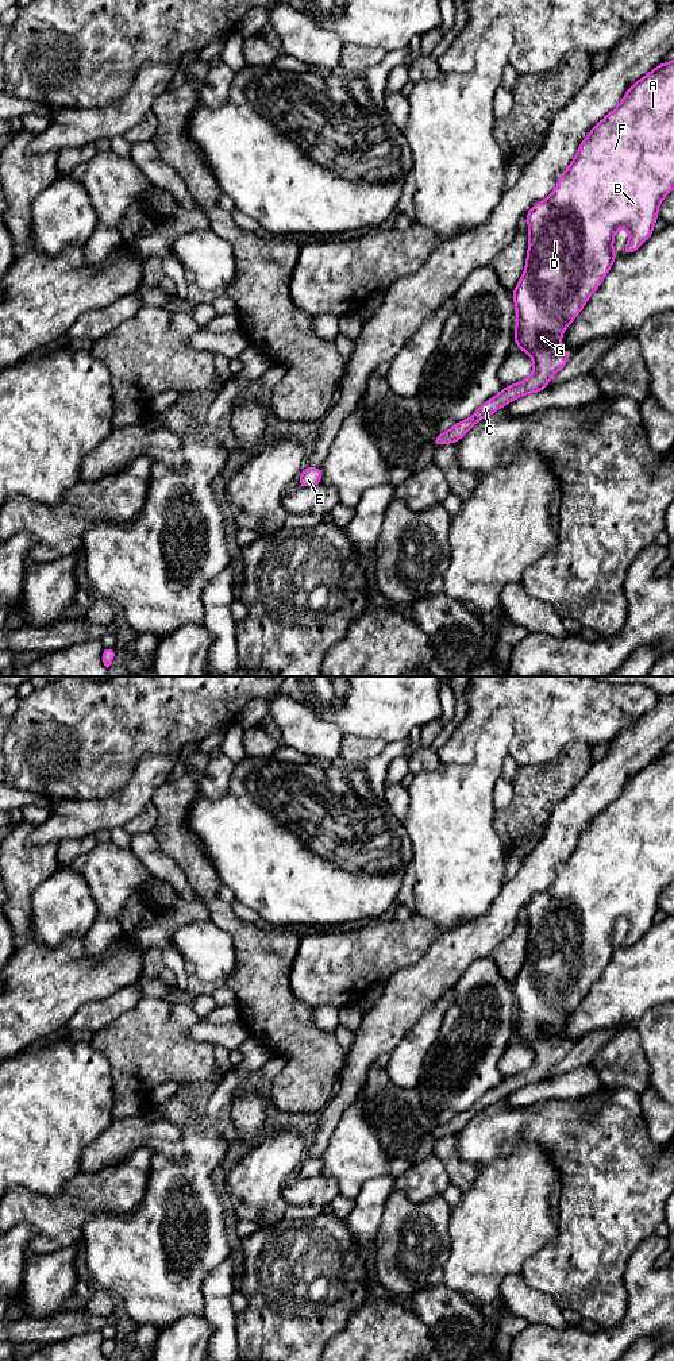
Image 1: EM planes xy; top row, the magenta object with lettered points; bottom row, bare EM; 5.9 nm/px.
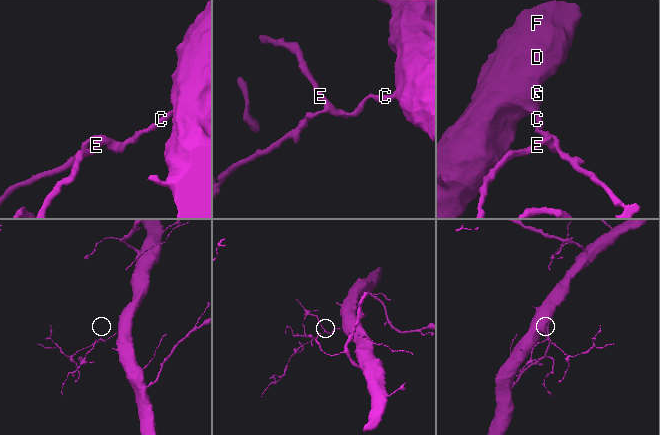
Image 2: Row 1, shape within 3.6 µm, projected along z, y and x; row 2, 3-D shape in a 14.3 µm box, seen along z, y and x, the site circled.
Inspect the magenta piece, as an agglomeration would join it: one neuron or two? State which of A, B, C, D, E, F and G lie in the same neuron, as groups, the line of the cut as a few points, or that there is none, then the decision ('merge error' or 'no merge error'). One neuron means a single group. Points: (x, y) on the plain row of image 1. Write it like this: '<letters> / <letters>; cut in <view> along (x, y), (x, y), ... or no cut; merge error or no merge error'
A B C D E F G; no cut; no merge error

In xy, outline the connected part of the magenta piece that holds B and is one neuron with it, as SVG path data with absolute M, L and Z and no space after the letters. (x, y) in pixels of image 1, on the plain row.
M674 752L671 753L662 753L650 764L643 767L639 772L636 772L624 786L620 795L608 805L600 814L597 814L589 824L589 826L581 833L574 851L571 852L570 857L558 868L558 876L551 886L536 895L527 903L525 910L528 914L529 921L529 932L528 932L528 945L525 949L525 961L512 984L513 994L516 996L516 1019L515 1019L515 1037L520 1040L520 1042L527 1044L534 1050L534 1063L525 1071L517 1075L504 1077L501 1083L489 1090L484 1094L469 1110L455 1114L447 1123L435 1126L432 1134L435 1138L457 1134L461 1131L475 1114L481 1113L482 1110L493 1106L504 1096L508 1096L513 1091L529 1086L538 1084L547 1080L547 1075L550 1071L562 1061L567 1052L569 1044L561 1040L562 1025L565 1021L571 1015L571 1013L578 1007L578 1005L586 996L589 988L597 982L600 975L604 972L606 965L609 964L613 953L616 952L616 946L613 944L613 929L615 924L620 918L625 918L629 922L629 930L621 944L621 946L631 946L633 945L648 929L654 925L654 915L659 909L658 899L662 891L674 880Z

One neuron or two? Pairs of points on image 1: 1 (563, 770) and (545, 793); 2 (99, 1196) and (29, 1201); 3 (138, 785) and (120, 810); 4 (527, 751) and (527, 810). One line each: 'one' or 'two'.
1: one
2: one
3: one
4: two

